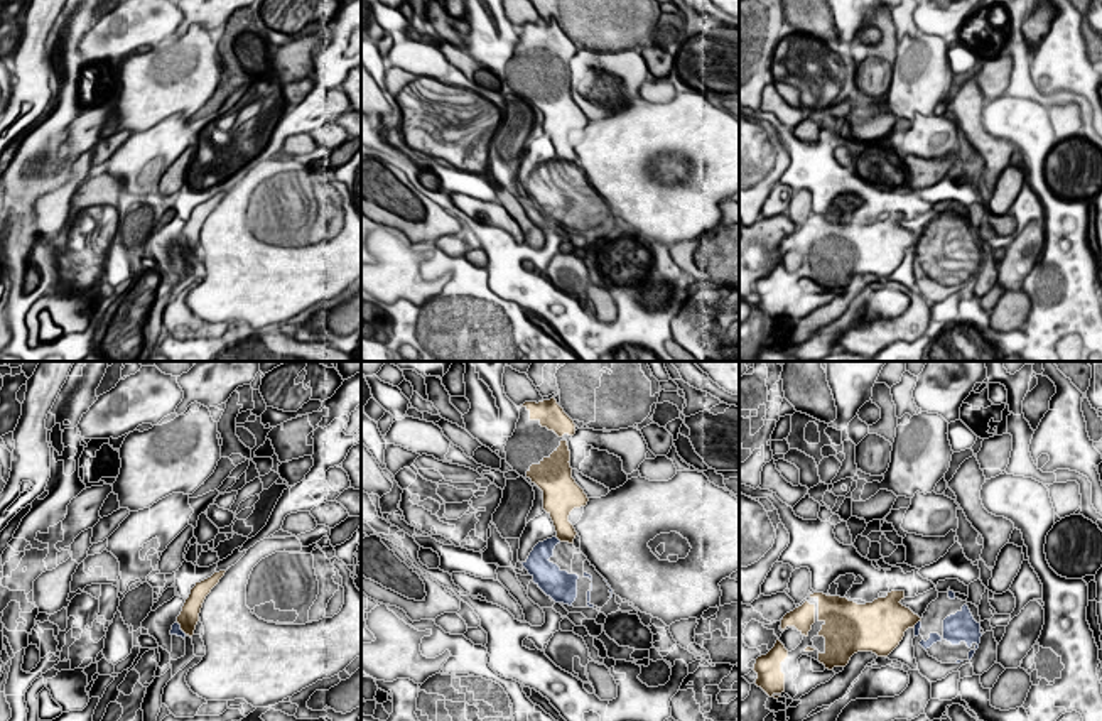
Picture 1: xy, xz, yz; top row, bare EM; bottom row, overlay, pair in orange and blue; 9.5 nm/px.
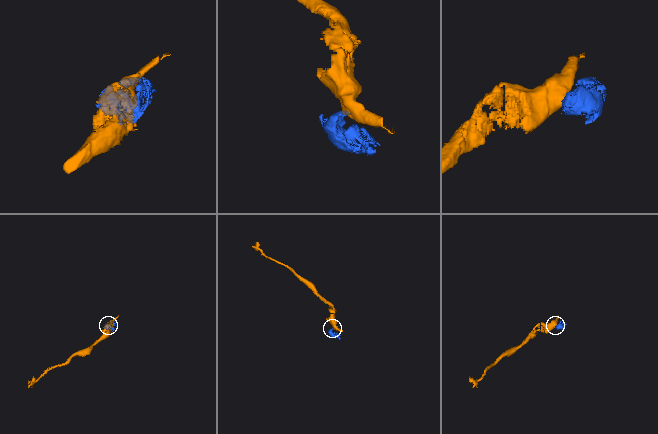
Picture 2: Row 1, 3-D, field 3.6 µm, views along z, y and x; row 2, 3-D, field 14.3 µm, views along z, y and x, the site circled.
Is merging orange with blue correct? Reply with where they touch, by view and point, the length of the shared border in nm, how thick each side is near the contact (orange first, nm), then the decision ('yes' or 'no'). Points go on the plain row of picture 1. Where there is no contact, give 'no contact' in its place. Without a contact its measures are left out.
xz (559, 161) | 80 nm | 190/190 nm | no

